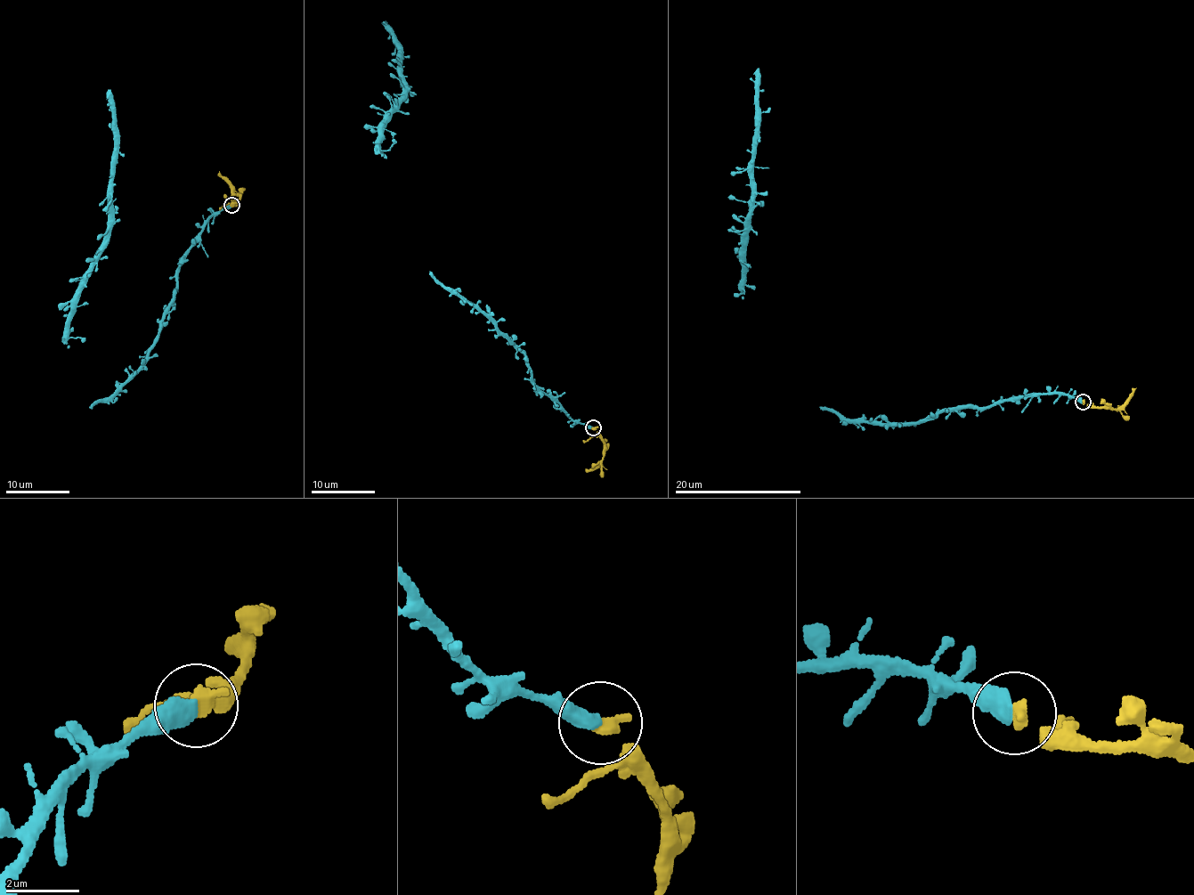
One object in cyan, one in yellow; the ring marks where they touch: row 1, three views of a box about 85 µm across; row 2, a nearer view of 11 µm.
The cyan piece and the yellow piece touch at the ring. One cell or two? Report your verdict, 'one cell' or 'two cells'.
one cell

